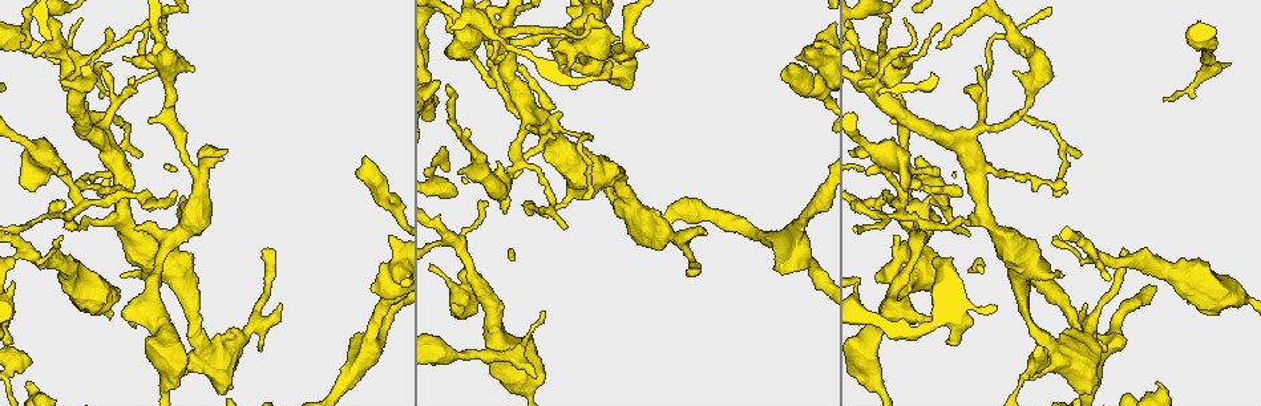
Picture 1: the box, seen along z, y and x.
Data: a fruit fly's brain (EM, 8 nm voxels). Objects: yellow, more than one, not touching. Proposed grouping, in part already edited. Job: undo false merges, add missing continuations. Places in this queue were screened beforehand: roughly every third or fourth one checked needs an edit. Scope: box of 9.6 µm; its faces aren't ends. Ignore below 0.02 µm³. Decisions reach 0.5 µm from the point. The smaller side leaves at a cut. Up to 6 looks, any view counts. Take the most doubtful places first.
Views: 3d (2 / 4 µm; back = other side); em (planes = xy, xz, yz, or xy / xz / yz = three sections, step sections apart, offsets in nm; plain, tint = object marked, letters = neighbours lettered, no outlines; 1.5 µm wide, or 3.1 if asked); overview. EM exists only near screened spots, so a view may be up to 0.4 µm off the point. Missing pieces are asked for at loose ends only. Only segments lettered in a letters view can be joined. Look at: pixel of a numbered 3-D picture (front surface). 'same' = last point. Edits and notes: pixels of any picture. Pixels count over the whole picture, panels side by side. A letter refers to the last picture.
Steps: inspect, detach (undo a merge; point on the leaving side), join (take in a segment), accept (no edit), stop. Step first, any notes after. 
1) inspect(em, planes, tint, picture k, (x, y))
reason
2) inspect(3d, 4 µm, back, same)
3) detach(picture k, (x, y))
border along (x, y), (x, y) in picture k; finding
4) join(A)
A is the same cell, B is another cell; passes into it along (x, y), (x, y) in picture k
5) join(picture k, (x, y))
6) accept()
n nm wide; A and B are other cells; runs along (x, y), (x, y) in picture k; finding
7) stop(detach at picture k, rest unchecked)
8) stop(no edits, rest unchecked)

inspect(3d, 2 µm, picture 1, (1033, 378))
free end

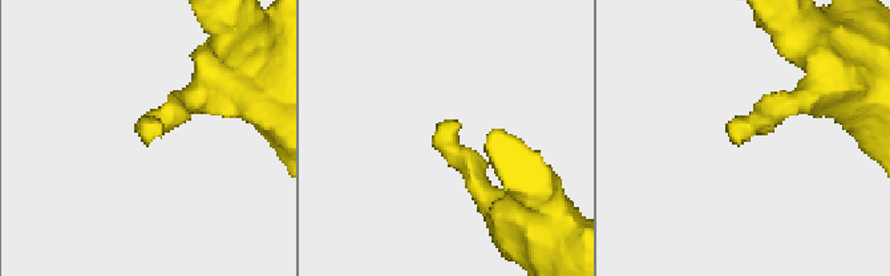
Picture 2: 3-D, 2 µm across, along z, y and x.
inspect(em, planes, letters, picture 2, (144, 143))

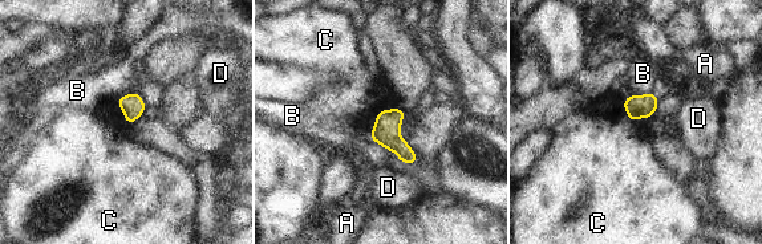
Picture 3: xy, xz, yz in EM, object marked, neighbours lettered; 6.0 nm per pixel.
accept()
A, B, C and D are other cells; border along (621, 101), (625, 114), (635, 123) in picture 3; no lettered segment goes on from it

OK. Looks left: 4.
inspect(3d, 2 µm, picture 1, (484, 203))
tapers out

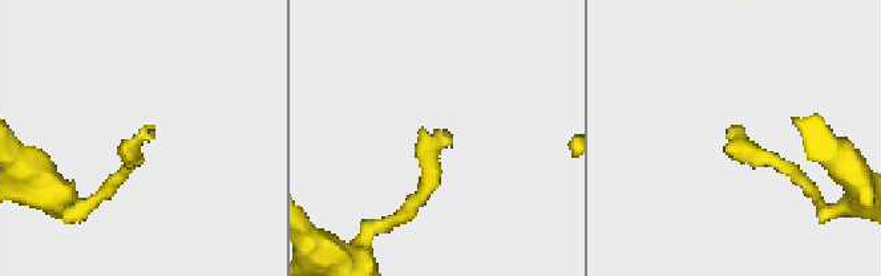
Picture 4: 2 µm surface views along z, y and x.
inspect(em, planes, letters, picture 4, (151, 127))

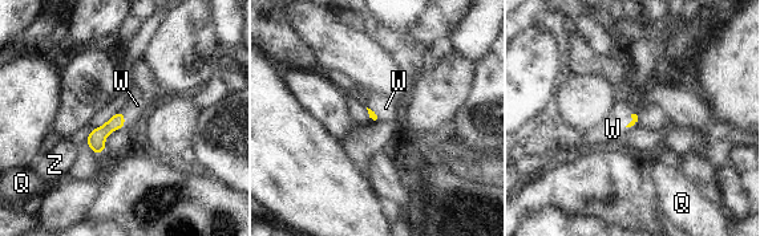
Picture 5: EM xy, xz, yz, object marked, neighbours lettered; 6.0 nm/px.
join(W)
W is the same cell, Q and Z are other cells; passes into it along (96, 139), (124, 123), (137, 105) in picture 5; it goes on there

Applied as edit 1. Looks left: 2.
stop(join at picture 5, rest unchecked)

